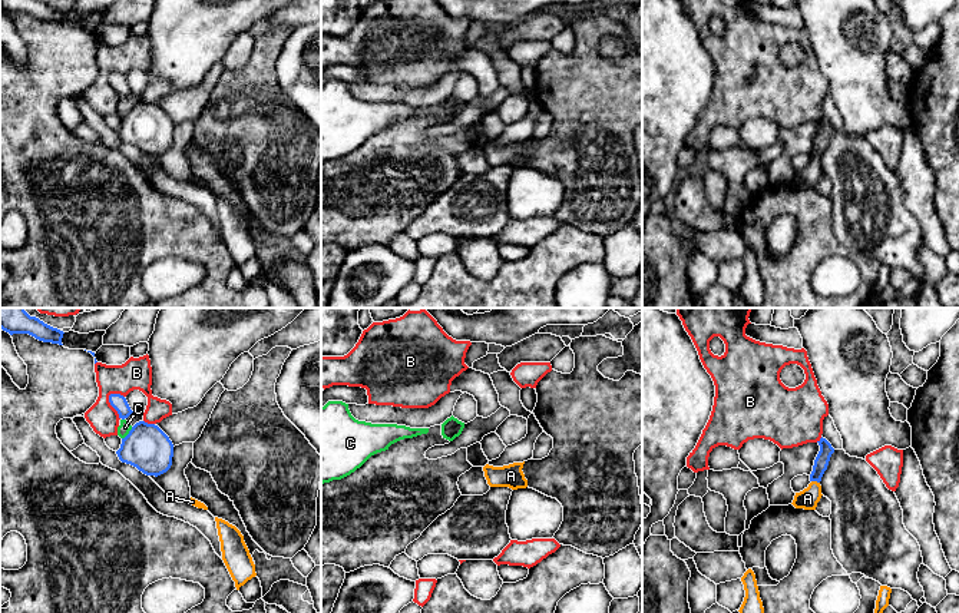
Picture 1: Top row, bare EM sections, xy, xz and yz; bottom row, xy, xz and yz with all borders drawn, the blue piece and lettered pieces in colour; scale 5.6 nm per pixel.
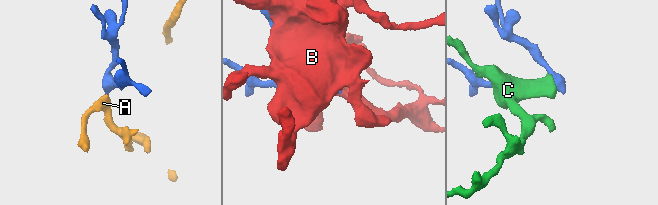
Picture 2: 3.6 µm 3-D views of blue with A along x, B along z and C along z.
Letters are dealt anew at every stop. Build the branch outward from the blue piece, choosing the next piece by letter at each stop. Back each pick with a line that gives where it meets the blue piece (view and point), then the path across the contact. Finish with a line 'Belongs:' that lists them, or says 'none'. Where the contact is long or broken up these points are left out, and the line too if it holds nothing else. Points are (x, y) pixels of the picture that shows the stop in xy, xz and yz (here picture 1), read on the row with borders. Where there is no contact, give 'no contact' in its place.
A: meets blue in yz at (816, 480); runs through yz (826, 450), (816, 480), (814, 490), (807, 499)
Belongs: A

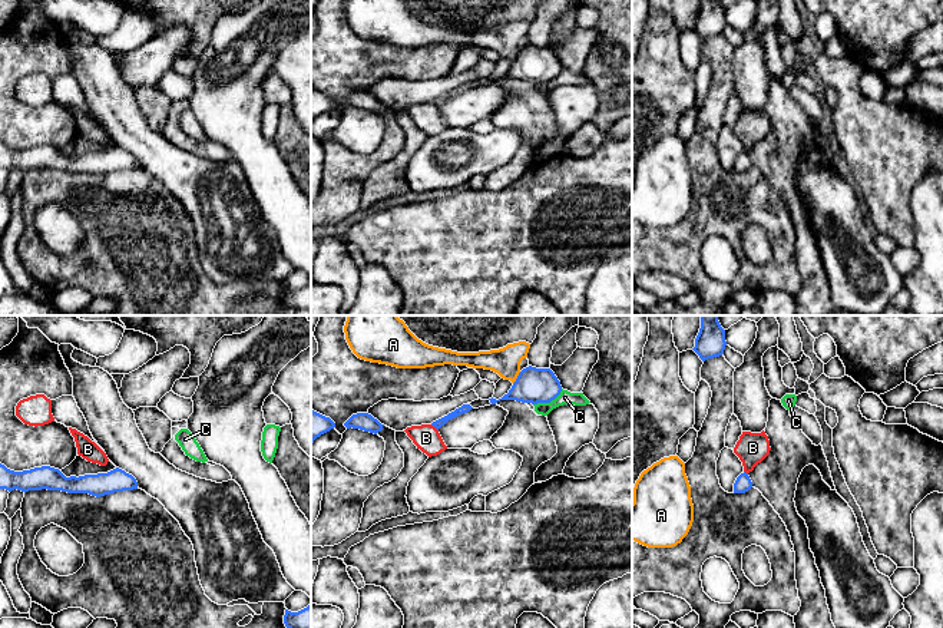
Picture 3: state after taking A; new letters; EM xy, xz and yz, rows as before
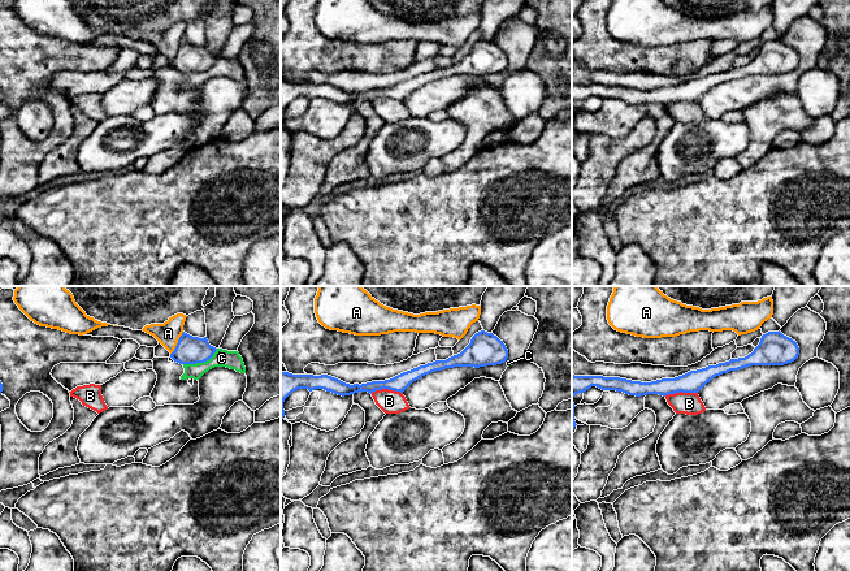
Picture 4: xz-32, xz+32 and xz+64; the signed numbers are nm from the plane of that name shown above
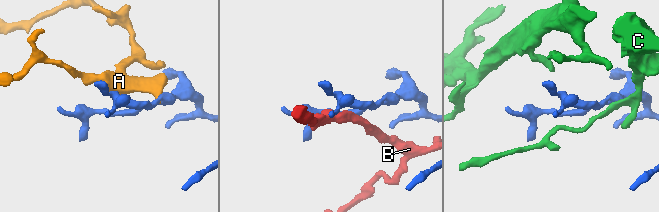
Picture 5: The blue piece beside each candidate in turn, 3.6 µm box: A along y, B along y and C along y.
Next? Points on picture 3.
Belongs: none

